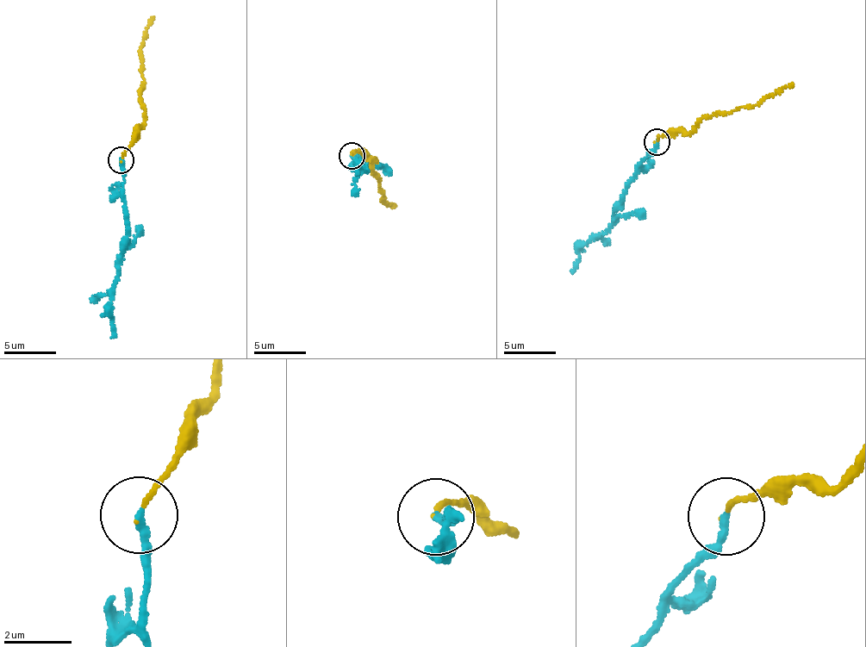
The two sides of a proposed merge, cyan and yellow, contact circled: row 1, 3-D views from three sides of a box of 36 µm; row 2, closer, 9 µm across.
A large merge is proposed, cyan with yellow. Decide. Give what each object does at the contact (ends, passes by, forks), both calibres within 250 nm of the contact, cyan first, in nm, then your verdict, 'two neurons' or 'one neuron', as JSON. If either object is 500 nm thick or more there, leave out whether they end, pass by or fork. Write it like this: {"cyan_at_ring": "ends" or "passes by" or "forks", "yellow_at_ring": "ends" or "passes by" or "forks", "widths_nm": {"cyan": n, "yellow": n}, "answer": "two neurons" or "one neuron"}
{"cyan_at_ring": "ends", "yellow_at_ring": "ends", "widths_nm": {"cyan": 200, "yellow": 90}, "answer": "two neurons"}

